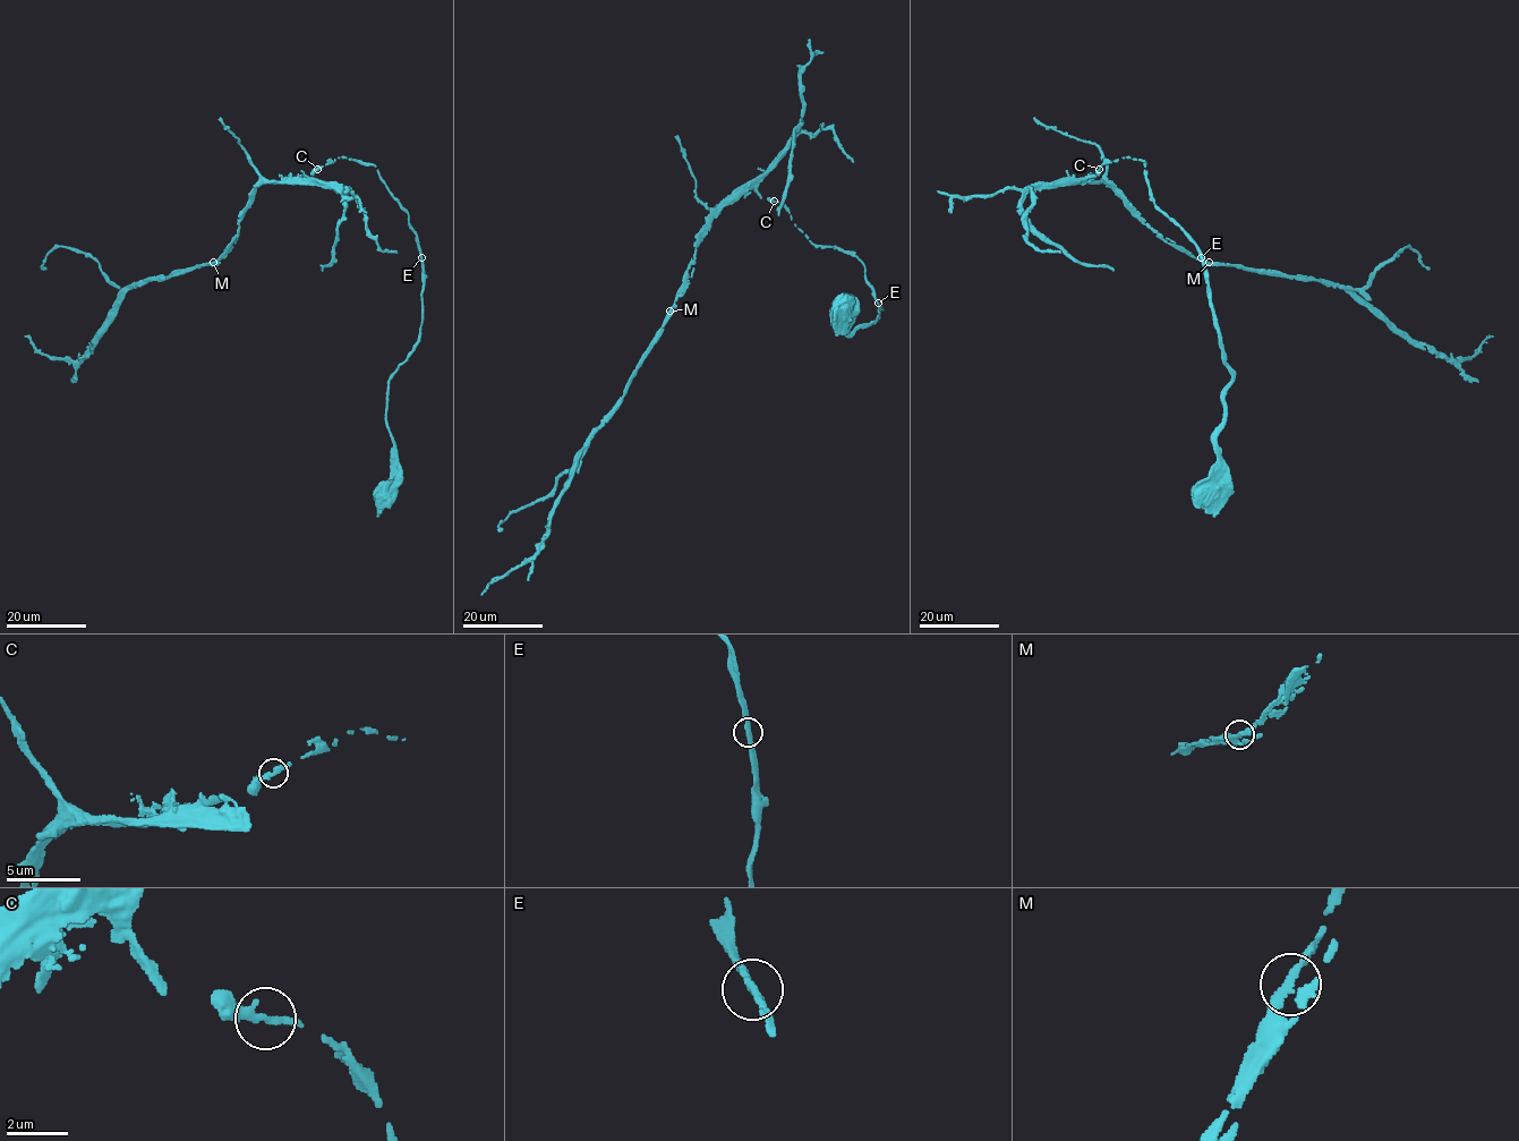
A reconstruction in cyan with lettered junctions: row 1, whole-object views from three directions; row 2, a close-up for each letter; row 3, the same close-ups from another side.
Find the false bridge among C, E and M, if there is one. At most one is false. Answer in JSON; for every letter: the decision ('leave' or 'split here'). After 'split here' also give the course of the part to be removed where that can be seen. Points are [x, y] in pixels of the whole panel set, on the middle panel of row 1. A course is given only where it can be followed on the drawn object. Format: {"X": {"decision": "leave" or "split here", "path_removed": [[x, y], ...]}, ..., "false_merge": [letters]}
{"C": {"decision": "leave"}, "E": {"decision": "leave"}, "M": {"decision": "leave"}, "false_merge": []}

